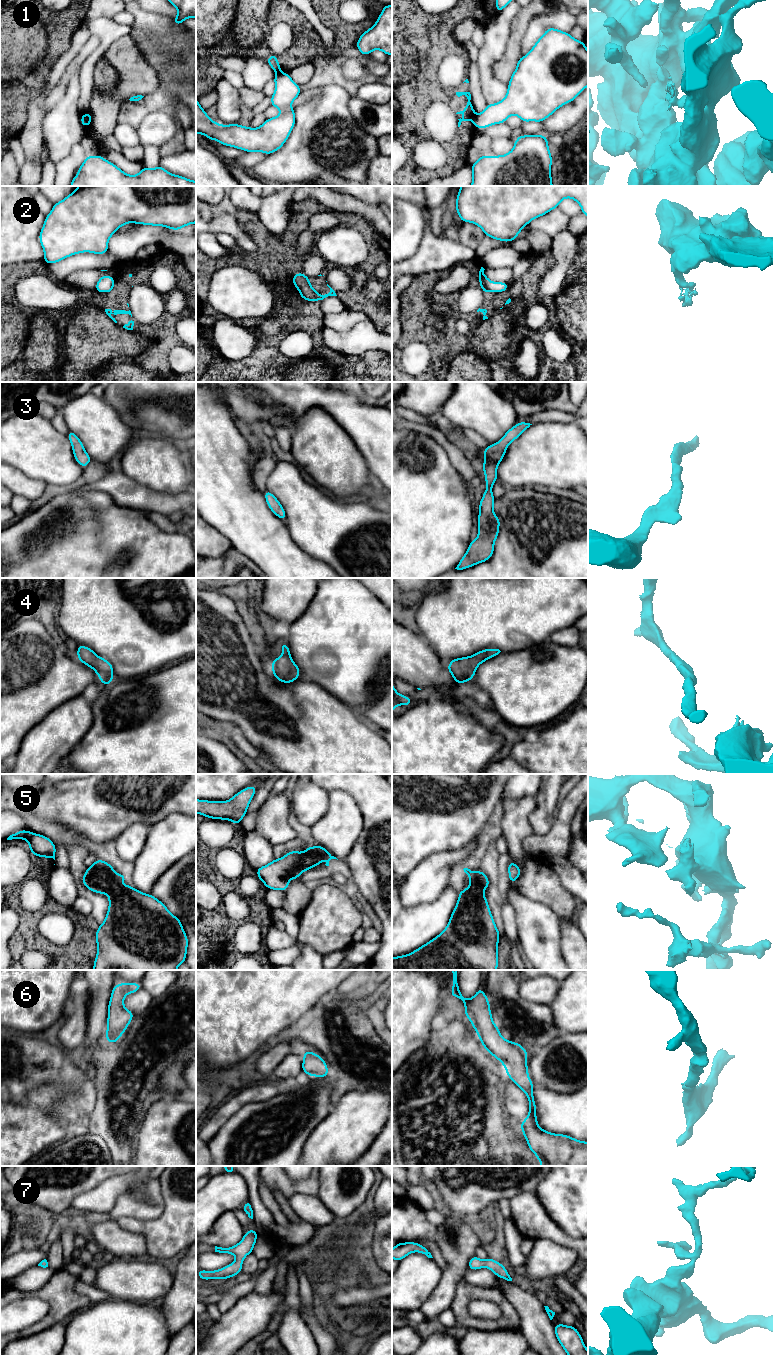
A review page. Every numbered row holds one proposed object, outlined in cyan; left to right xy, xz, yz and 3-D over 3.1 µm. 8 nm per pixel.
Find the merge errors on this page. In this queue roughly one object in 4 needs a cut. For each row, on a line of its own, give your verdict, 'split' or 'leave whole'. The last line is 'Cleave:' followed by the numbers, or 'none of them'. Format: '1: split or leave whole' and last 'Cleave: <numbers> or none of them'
1: split
2: split
3: leave whole
4: leave whole
5: leave whole
6: leave whole
7: leave whole
Cleave: 1, 2

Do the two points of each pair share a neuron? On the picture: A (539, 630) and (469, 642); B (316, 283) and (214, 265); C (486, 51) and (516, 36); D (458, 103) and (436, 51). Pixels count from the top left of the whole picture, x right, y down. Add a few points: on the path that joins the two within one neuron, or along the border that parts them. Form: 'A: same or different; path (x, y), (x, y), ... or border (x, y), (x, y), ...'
A: same; path (522, 630), (486, 630)
B: same; path (293, 264), (278, 261), (240, 260)
C: different; border (512, 18), (505, 51), (495, 62)
D: same; path (444, 95), (431, 82), (431, 65)

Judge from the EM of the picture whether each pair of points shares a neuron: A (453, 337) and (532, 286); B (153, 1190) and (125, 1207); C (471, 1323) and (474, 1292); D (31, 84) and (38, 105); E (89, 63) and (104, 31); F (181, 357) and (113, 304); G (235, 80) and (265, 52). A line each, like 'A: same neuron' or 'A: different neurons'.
A: same neuron
B: same neuron
C: same neuron
D: different neurons
E: same neuron
F: same neuron
G: different neurons

